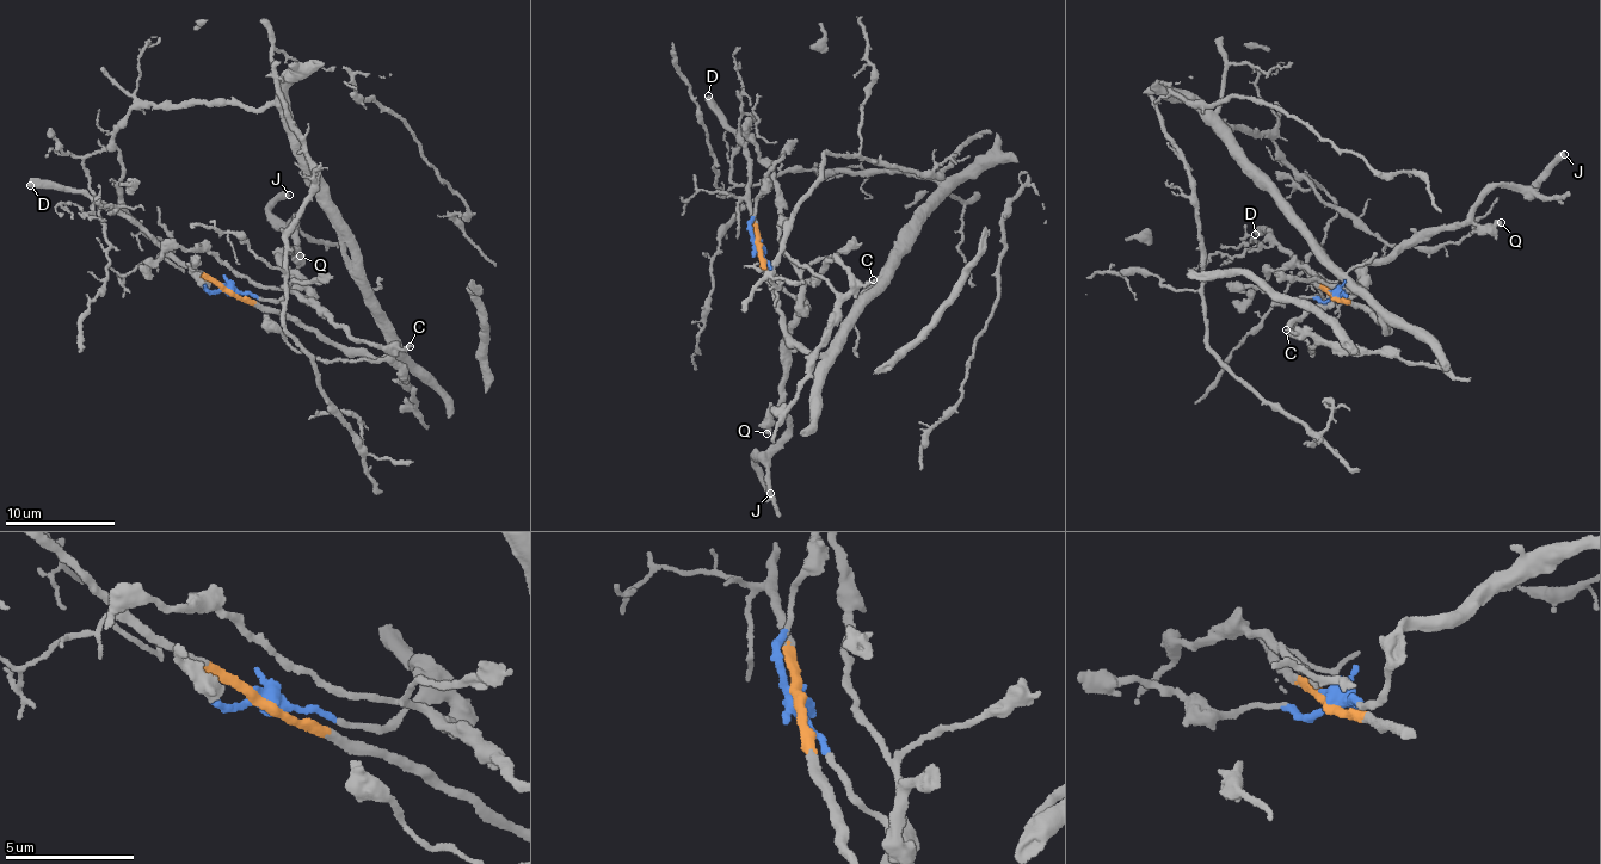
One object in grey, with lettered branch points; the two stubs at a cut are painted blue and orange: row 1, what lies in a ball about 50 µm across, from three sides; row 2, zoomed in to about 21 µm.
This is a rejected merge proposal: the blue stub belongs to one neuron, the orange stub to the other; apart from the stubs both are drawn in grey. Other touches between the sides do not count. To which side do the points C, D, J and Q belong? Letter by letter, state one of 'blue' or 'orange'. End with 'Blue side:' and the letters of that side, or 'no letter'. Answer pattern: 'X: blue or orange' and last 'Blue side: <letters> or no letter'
C: blue
D: orange
J: blue
Q: blue
Blue side: C, J, Q

